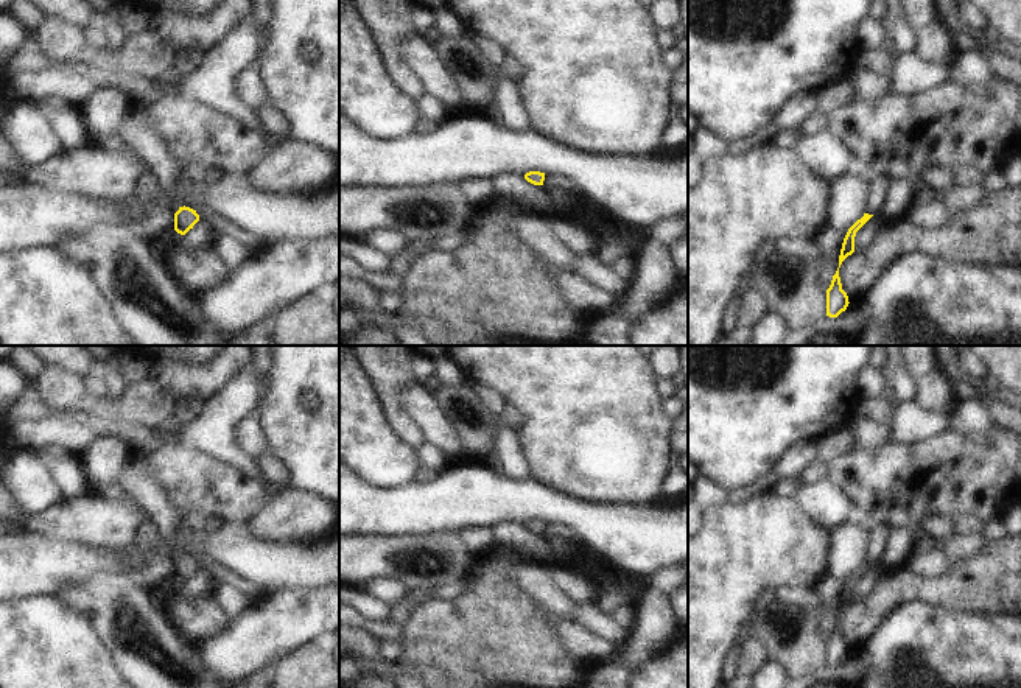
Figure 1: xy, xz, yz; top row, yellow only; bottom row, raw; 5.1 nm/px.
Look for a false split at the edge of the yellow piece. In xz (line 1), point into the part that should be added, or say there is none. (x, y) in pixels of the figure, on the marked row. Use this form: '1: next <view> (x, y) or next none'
1: next none

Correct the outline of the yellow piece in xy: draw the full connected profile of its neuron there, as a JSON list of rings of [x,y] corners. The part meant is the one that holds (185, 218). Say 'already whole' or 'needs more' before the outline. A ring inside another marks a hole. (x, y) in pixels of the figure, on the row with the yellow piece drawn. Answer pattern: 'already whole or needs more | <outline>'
already whole | [[[179,207],[174,213],[174,230],[181,235],[185,235],[193,226],[199,221],[196,210],[190,207]]]

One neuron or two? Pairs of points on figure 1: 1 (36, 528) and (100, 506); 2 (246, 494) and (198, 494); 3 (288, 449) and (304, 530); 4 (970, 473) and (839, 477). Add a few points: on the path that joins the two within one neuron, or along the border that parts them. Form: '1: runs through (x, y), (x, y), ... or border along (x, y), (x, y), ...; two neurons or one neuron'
1: runs through (52, 522), (84, 520); one neuron
2: runs through (234, 494), (210, 494); one neuron
3: border along (291, 486), (322, 498); two neurons
4: runs through (937, 464), (920, 464), (891, 480), (872, 480); one neuron

